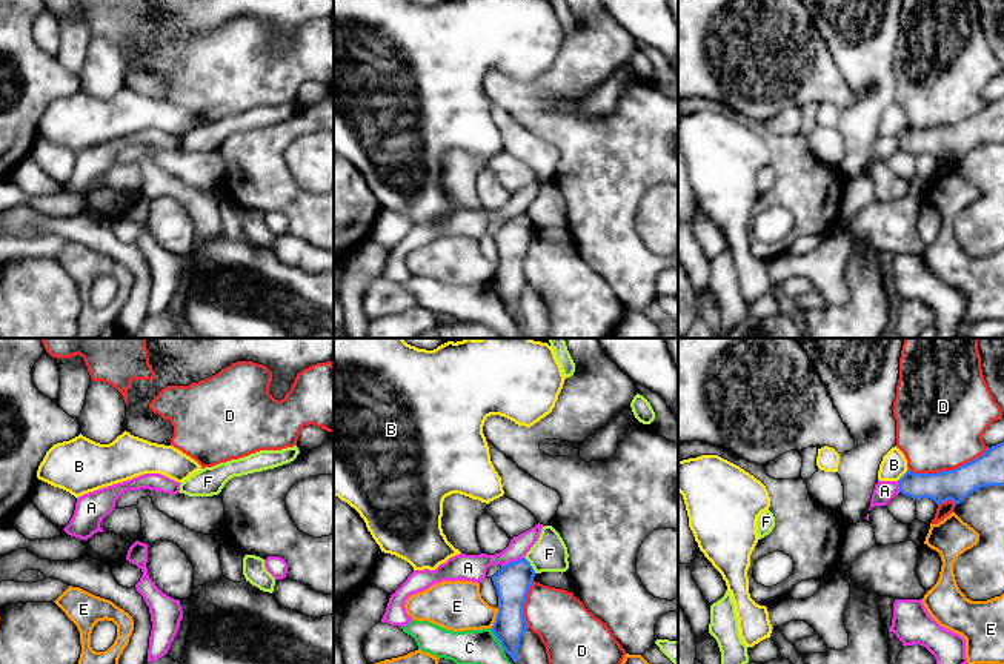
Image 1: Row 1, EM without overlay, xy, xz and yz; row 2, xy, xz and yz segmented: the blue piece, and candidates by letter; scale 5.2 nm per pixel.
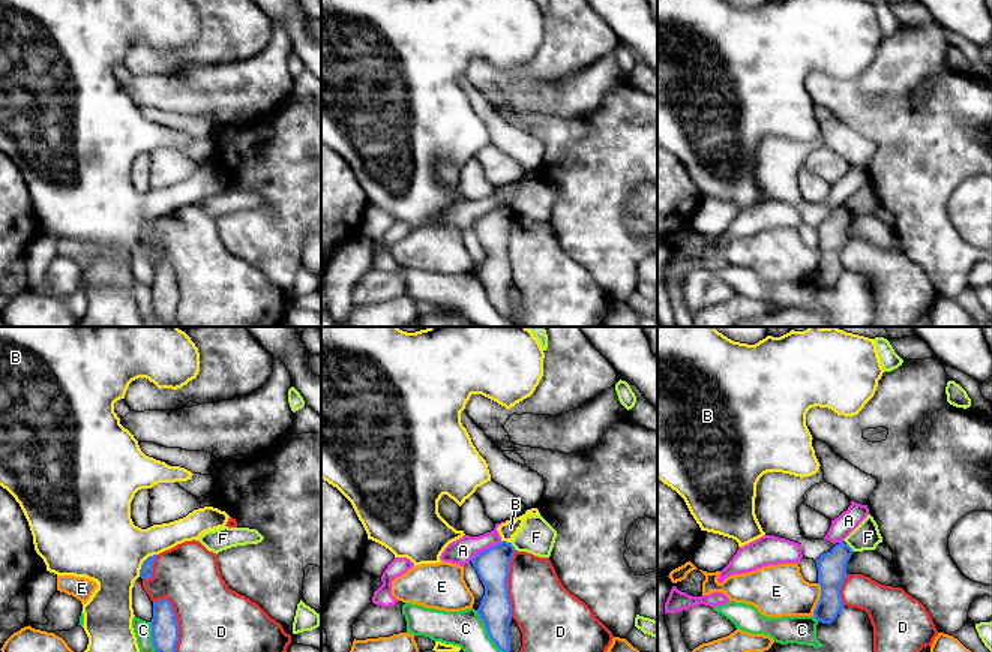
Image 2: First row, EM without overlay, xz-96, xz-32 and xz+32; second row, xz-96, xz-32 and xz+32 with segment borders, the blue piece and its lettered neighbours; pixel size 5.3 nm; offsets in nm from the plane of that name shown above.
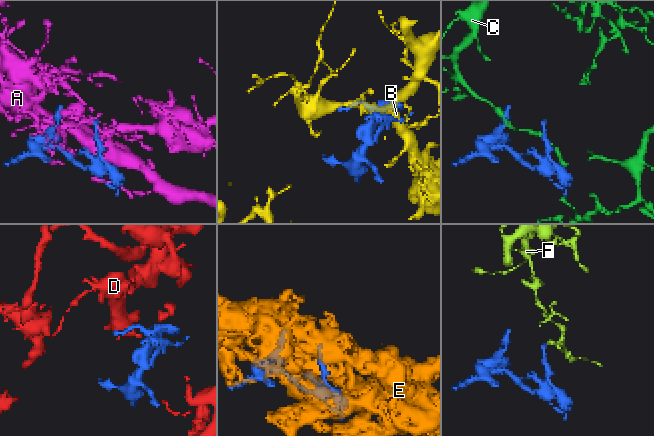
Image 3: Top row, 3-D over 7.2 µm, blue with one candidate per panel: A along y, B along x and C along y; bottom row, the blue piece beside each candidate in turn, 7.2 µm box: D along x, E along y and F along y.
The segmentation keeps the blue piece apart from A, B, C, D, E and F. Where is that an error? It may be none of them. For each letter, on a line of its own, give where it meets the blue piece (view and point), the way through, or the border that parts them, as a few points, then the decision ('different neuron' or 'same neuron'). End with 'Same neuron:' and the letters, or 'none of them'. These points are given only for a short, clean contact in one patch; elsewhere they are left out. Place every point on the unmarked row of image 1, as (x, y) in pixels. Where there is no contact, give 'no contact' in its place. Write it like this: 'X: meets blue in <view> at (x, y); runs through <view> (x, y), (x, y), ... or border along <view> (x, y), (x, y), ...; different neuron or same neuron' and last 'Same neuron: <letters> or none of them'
A: meets blue in xz at (512, 217); different neuron
B: meets blue in yz at (903, 131); different neuron
C: meets blue in xz at (497, 294); different neuron
D: meets blue in yz at (949, 126); different neuron
E: meets blue in xz at (495, 274); different neuron
F: meets blue in xz at (529, 220); border along xz (525, 212), (535, 228); different neuron
Same neuron: none of them

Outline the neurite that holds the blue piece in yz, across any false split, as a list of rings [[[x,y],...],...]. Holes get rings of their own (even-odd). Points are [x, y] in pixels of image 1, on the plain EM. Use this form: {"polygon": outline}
{"polygon": [[[1004,97],[953,126],[938,129],[907,126],[898,137],[899,148],[906,152],[930,154],[936,160],[952,155],[956,161],[981,143],[1004,141]]]}

